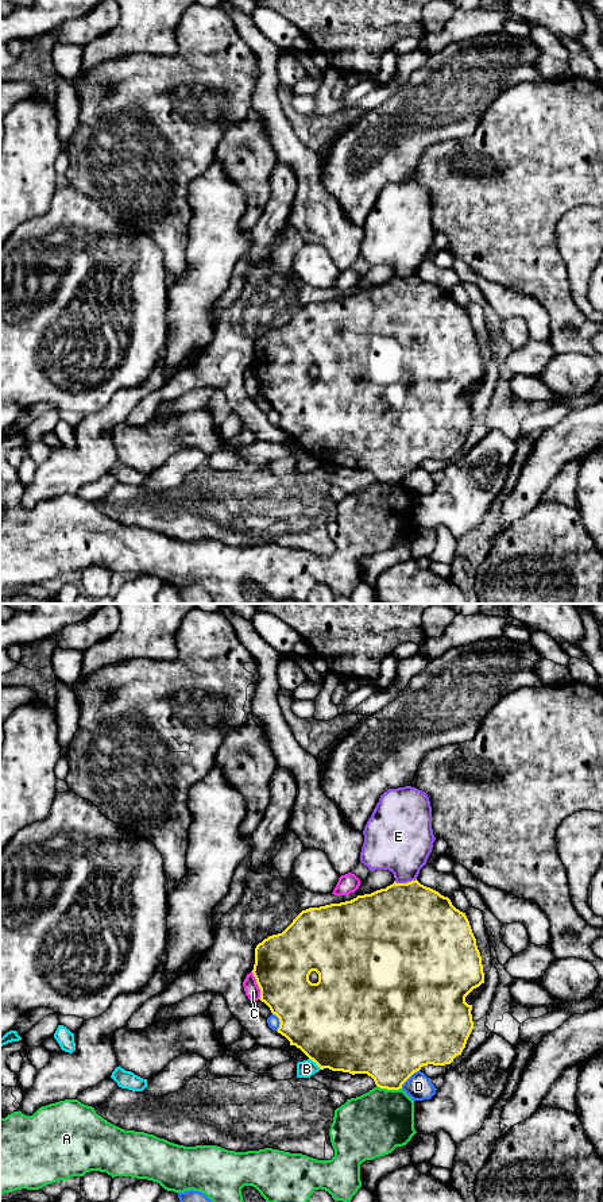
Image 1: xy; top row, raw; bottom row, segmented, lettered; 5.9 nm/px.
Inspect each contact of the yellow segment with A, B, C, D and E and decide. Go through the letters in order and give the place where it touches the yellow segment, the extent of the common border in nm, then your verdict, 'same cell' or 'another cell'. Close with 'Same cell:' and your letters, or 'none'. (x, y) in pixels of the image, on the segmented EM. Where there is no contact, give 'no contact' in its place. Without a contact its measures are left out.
A: xy (389, 1089) | 150 nm | another cell
B: xy (314, 1062) | 100 nm | another cell
C: xy (258, 985) | 180 nm | another cell
D: xy (409, 1077) | 160 nm | another cell
E: xy (405, 883) | 140 nm | another cell
Same cell: none

